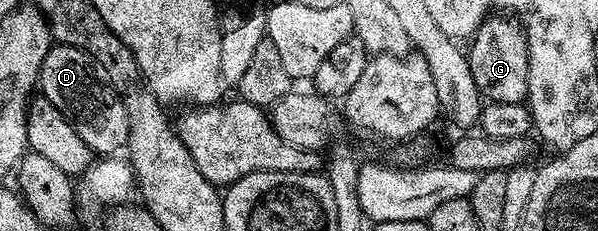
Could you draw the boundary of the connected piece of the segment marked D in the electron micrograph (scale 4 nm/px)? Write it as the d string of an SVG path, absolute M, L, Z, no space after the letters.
M53 44L46 59L42 59L38 89L45 99L58 107L58 111L62 111L74 131L78 131L82 143L86 143L93 154L116 155L127 146L127 115L123 103L97 76L92 61L82 50L75 49L74 46Z

